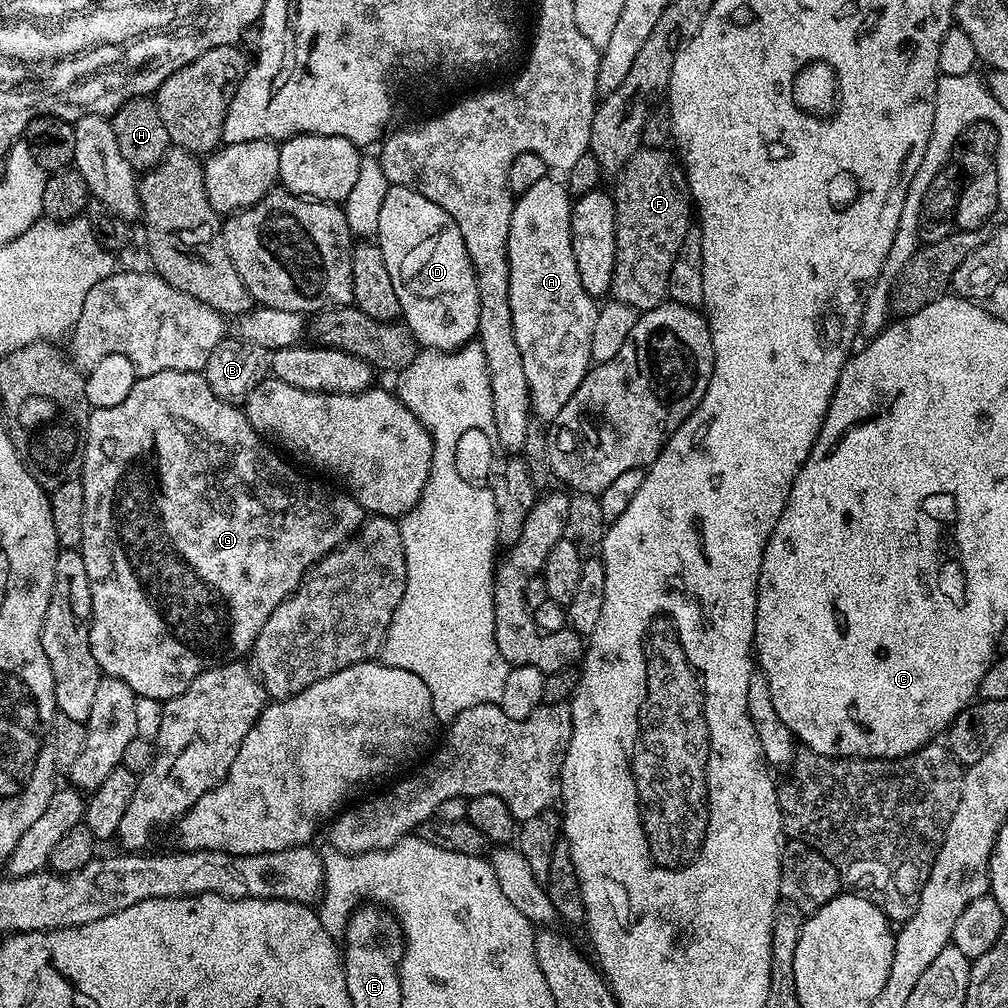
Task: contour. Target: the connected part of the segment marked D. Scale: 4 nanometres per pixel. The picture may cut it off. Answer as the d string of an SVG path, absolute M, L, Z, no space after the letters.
M394 184L386 190L382 210L379 211L375 239L382 250L390 282L394 282L394 291L398 293L403 323L411 330L417 345L437 352L455 352L464 345L473 343L477 339L480 295L466 242L462 242L462 234L454 218L450 218L450 214L446 214L442 206L430 202L430 198L418 194L412 188Z

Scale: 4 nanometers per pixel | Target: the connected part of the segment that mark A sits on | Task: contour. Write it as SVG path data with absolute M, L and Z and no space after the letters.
M553 178L536 182L530 190L517 195L512 205L510 234L508 235L508 293L510 314L514 326L514 342L522 354L522 367L526 369L526 382L537 421L551 422L562 414L562 406L570 402L570 394L578 390L582 378L593 367L590 337L594 334L597 301L582 290L578 278L578 262L574 262L572 245L573 197L567 187Z

